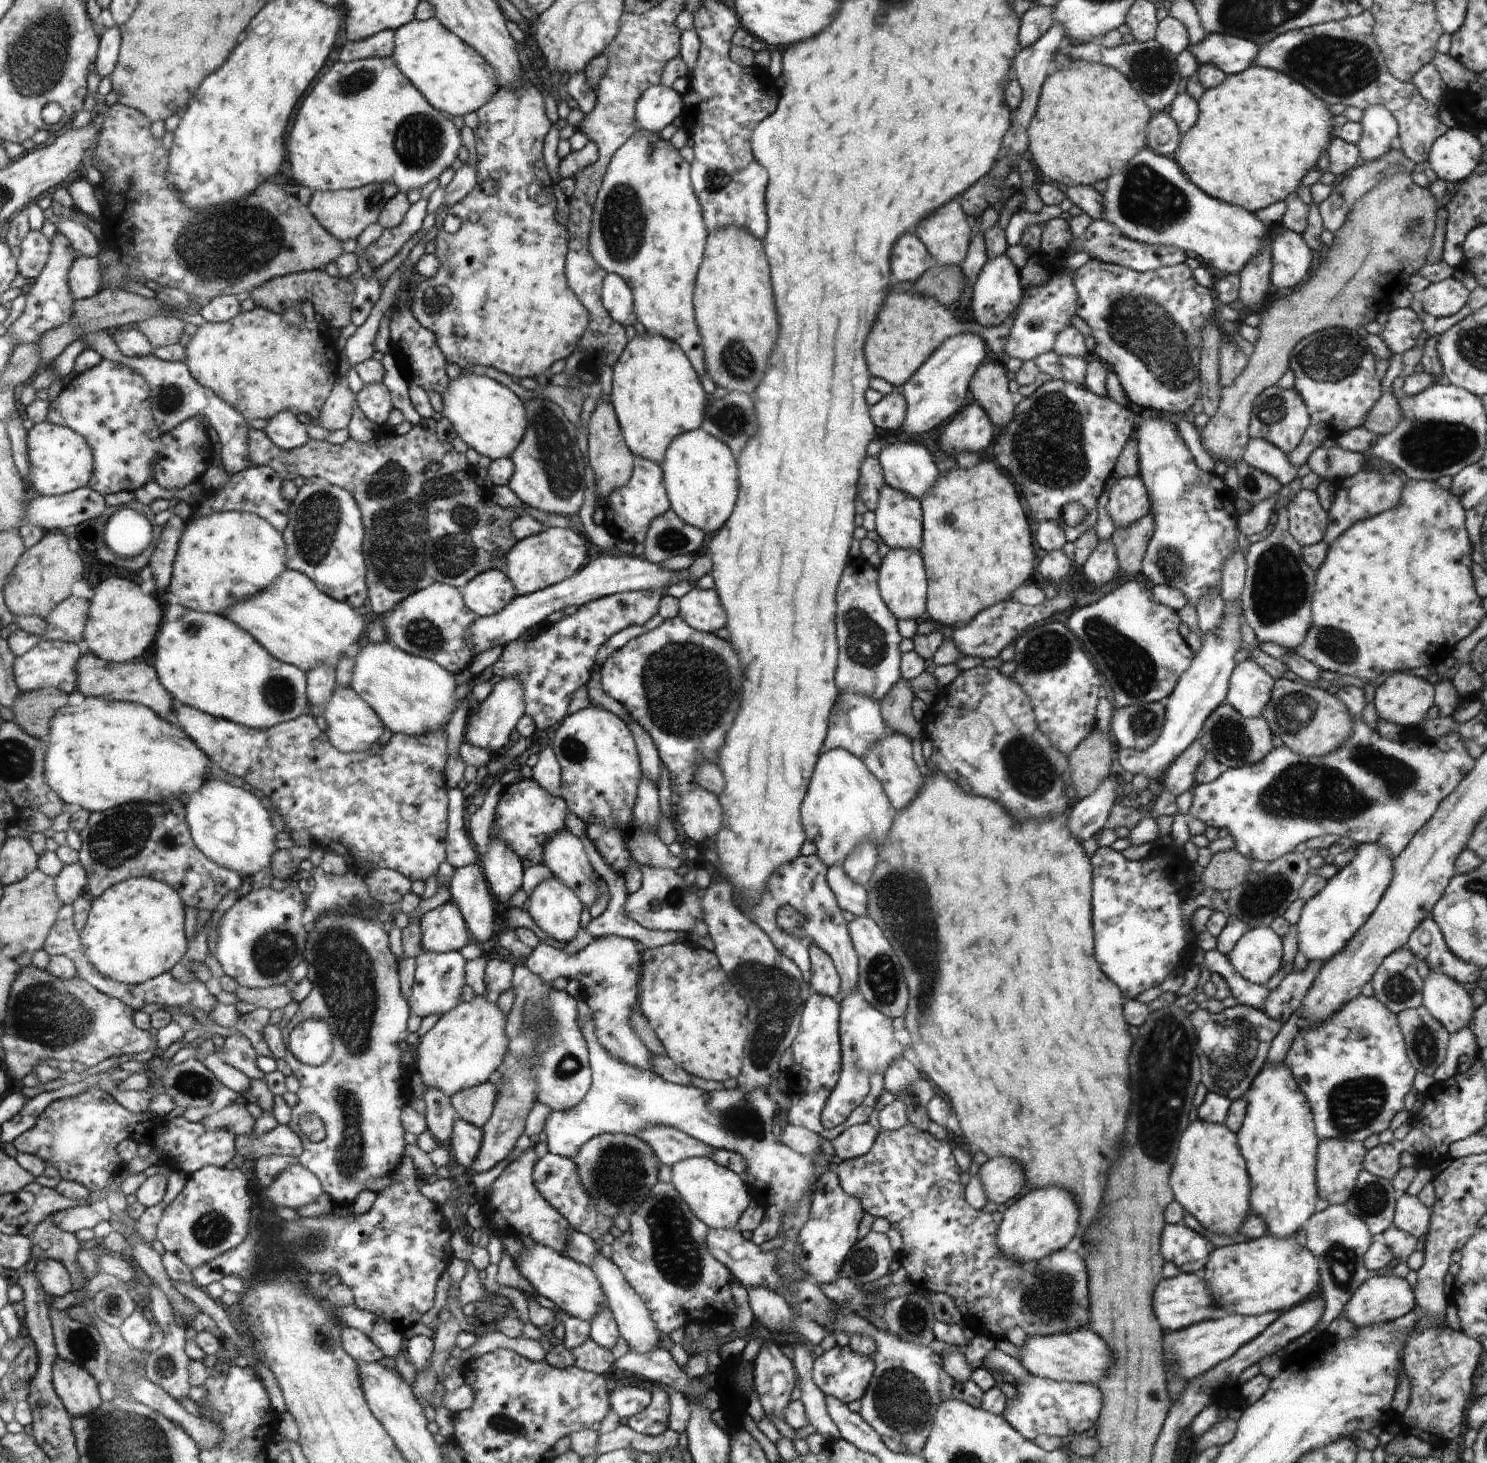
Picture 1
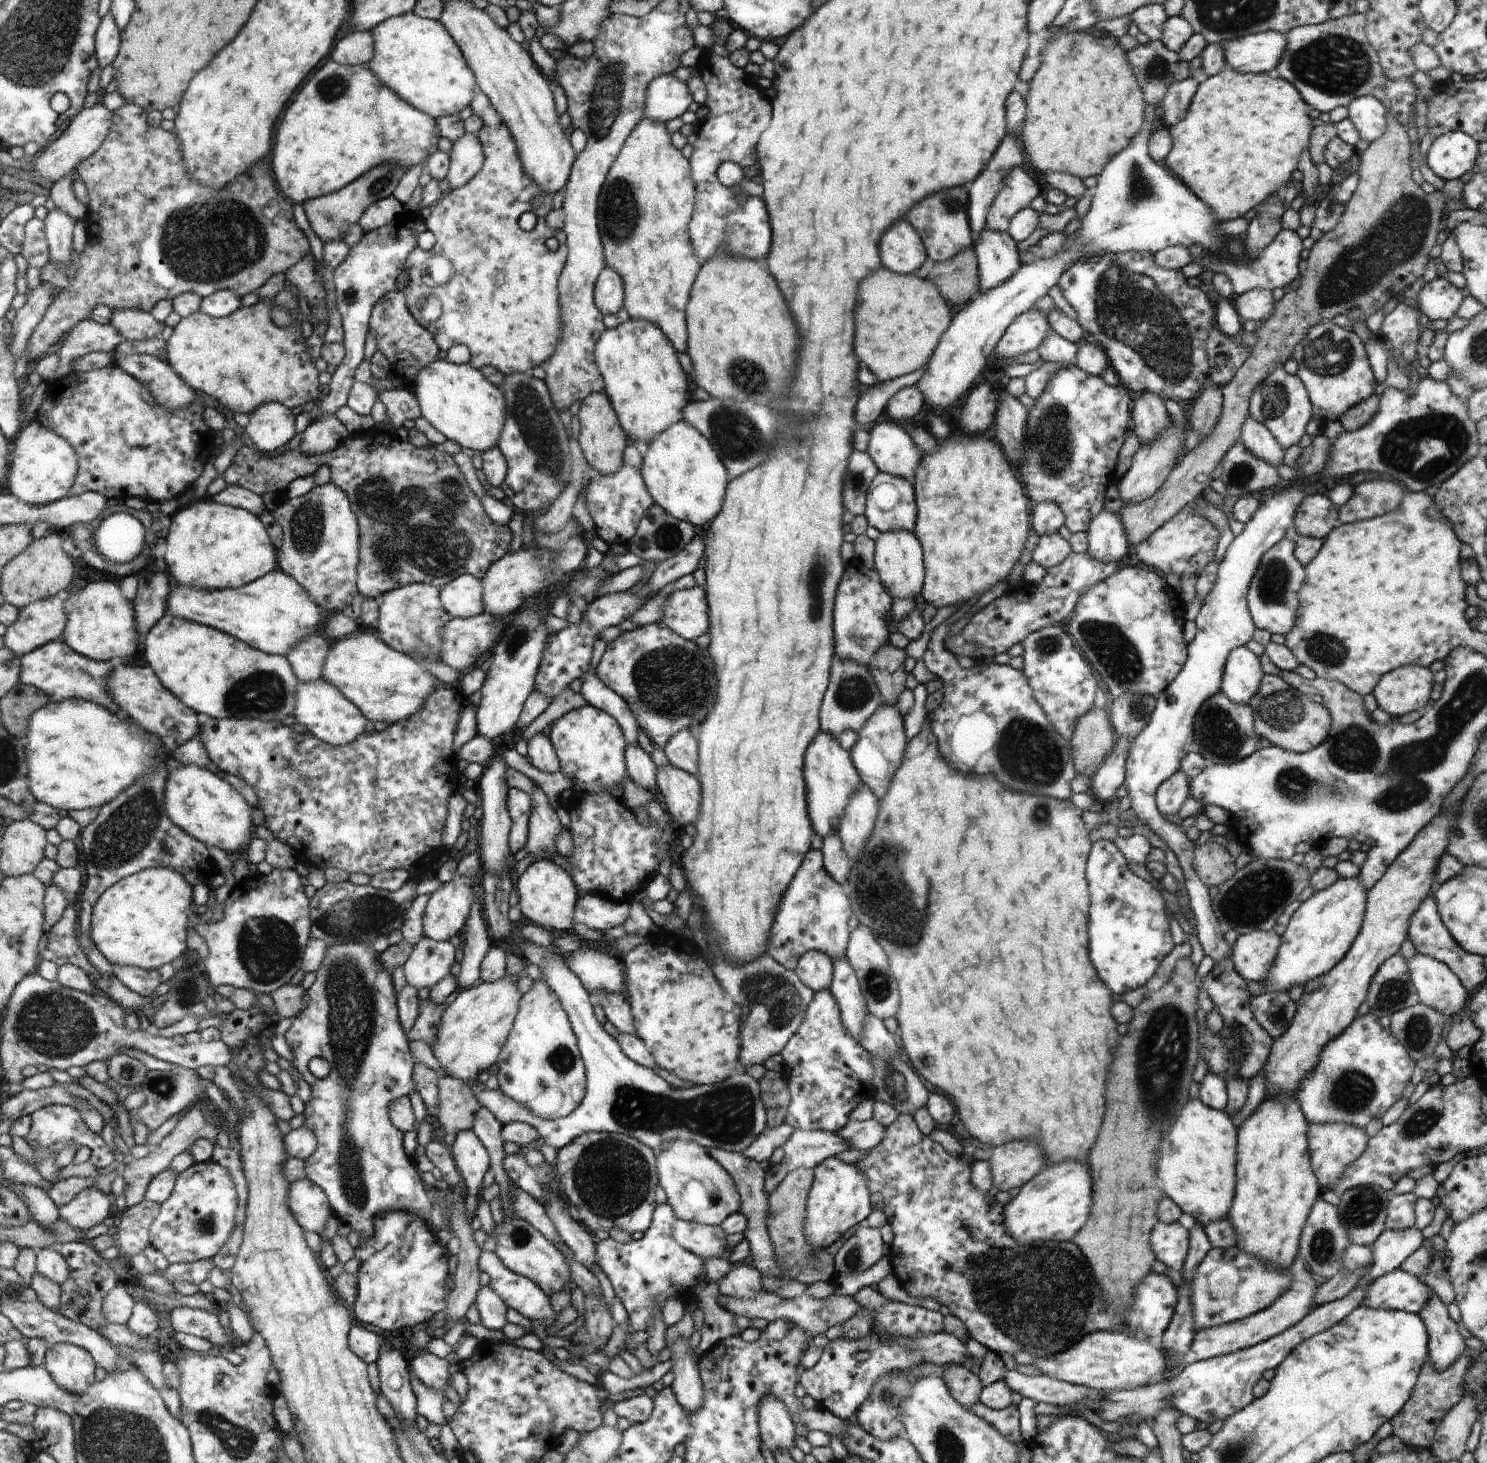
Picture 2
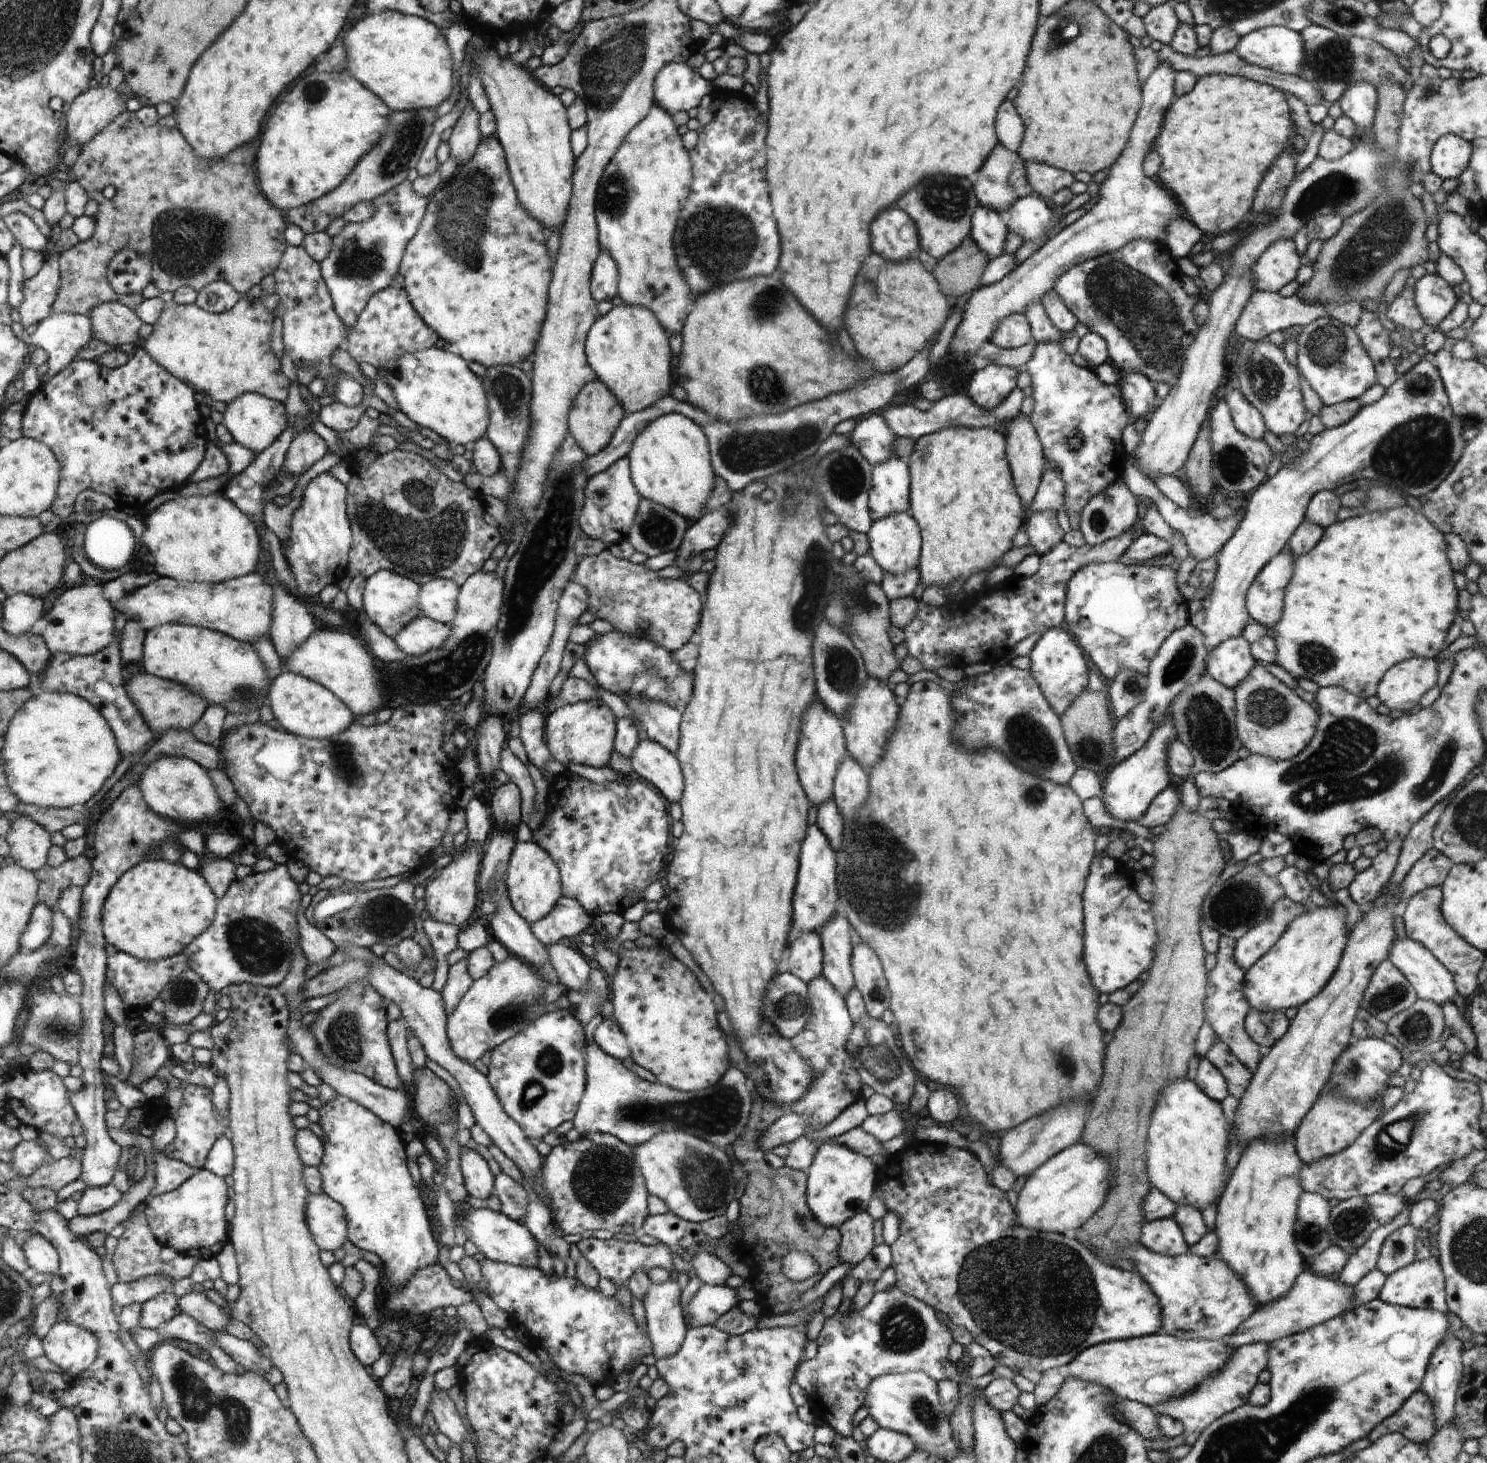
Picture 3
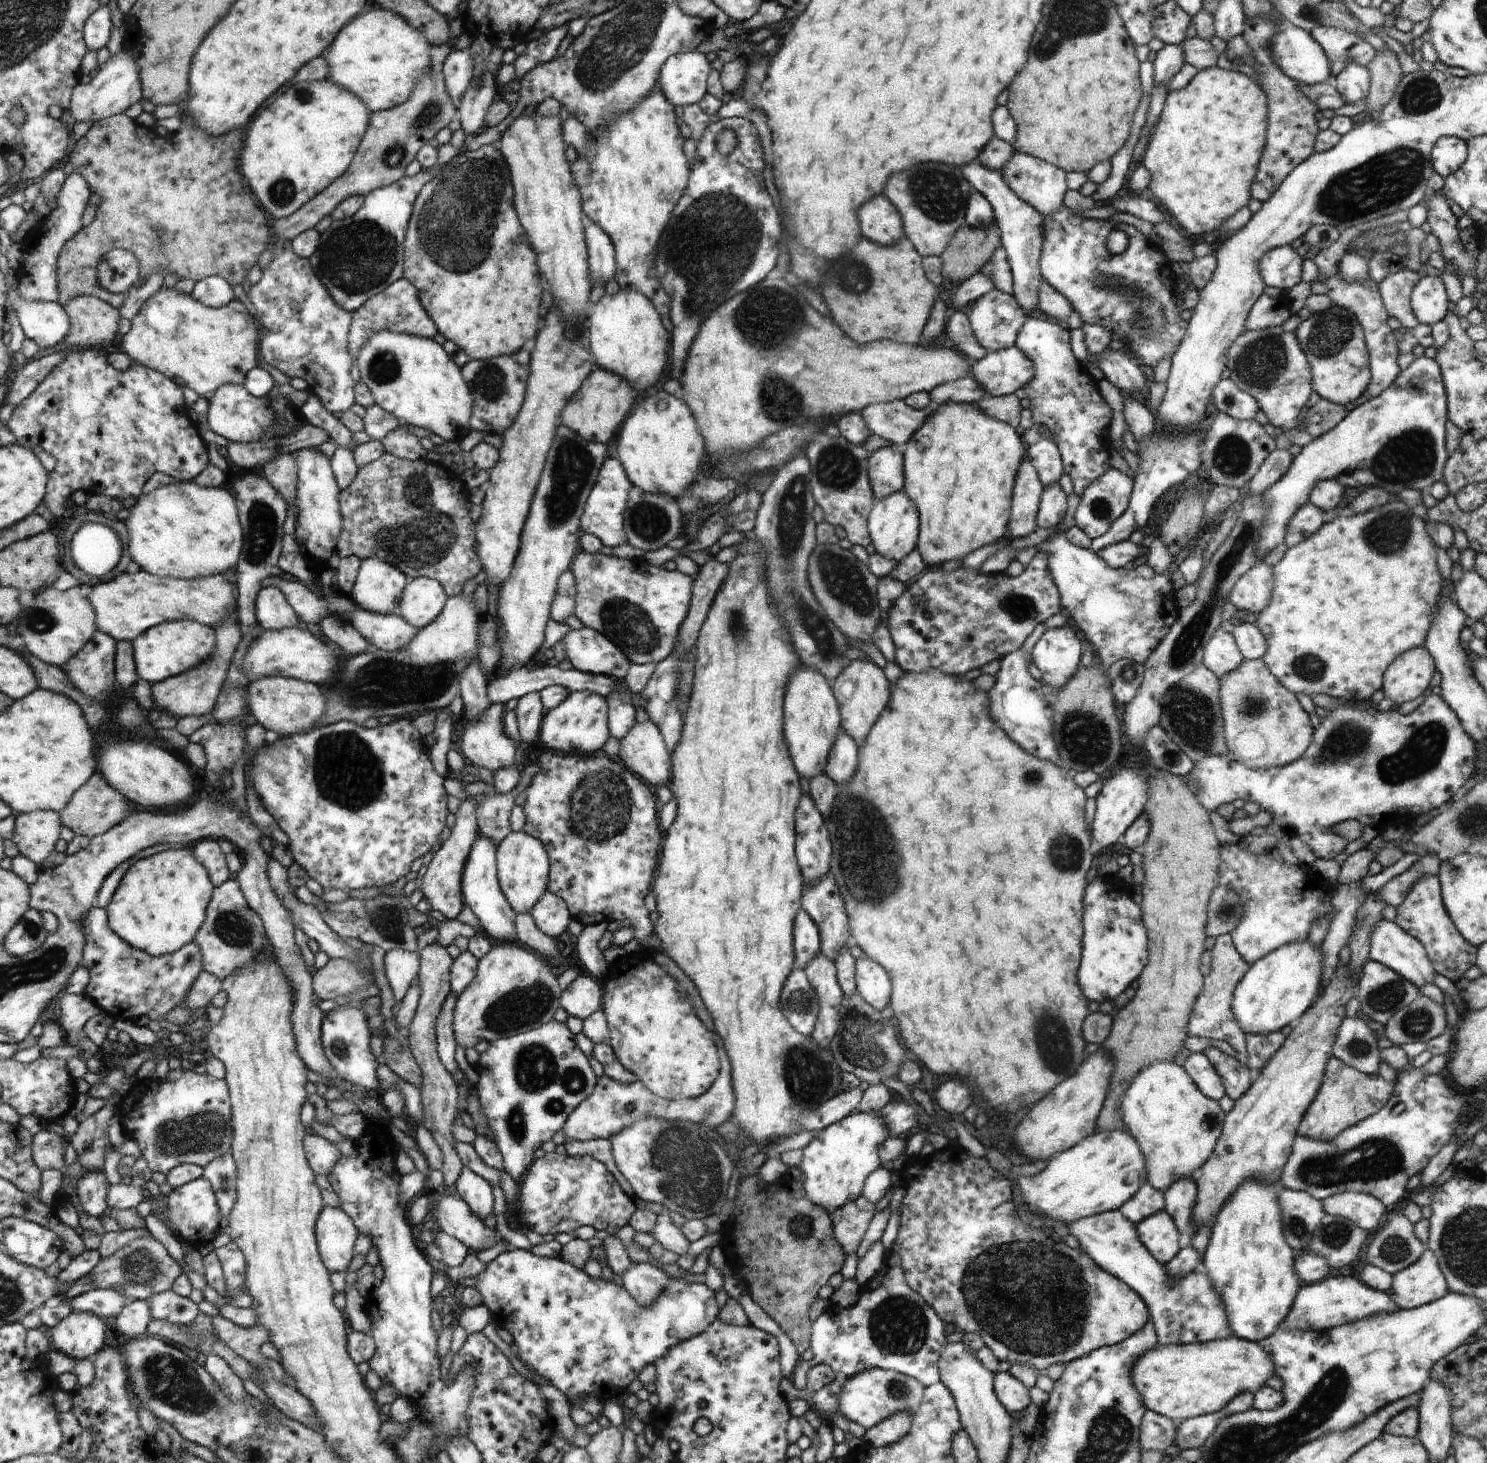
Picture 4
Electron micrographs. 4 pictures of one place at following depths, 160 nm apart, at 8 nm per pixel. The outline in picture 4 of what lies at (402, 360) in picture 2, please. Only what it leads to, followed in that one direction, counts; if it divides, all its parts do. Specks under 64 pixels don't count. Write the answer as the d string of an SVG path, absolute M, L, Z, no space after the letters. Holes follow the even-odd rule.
M404 278L390 284L384 291L374 295L364 306L351 313L351 327L349 330L348 352L356 360L362 346L363 334L373 335L382 331L394 331L429 339L436 336L435 322L428 316L420 302L418 292L413 283Z

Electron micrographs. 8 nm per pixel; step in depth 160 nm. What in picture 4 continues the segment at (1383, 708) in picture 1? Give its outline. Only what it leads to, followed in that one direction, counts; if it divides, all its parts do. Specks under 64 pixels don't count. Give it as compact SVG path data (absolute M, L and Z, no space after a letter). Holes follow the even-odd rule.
M1426 647L1410 649L1388 665L1381 689L1393 704L1401 705L1422 695L1434 672L1435 662Z

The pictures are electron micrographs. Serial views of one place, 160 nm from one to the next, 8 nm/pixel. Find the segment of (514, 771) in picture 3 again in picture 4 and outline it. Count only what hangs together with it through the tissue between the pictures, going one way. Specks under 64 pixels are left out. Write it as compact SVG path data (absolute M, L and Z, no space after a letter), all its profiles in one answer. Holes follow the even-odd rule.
M492 703L489 710L476 722L462 720L460 745L466 763L492 771L515 768L518 750L502 727L504 710L505 703Z

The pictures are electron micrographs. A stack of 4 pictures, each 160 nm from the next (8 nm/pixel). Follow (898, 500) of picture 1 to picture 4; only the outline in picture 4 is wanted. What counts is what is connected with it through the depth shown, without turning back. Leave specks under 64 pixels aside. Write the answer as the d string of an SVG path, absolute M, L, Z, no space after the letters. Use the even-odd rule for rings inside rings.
M884 447L870 454L869 481L873 495L882 500L904 491L905 469L902 447Z

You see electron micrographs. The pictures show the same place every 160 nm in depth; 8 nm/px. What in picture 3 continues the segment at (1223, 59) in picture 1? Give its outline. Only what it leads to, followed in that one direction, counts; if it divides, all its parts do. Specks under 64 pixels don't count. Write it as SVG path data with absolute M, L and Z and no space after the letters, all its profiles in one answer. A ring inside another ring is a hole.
M1282 25L1262 27L1241 36L1234 52L1248 64L1289 75L1296 75L1303 63L1300 33Z

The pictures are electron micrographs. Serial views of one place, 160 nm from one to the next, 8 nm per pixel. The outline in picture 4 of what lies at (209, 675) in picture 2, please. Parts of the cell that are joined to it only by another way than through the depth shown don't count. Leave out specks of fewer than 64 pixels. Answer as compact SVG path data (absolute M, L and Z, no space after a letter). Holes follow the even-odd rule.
M184 619L157 624L133 643L140 677L151 683L166 680L198 667L213 656L217 646L214 628Z

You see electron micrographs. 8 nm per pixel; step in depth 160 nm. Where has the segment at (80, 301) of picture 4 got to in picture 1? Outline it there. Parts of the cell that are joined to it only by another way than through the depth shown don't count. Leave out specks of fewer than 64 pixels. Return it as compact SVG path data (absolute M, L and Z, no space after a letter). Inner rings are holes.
M174 315L169 317L157 316L142 321L136 326L144 334L147 334L155 347L165 347L179 342L180 336L184 333L186 322Z

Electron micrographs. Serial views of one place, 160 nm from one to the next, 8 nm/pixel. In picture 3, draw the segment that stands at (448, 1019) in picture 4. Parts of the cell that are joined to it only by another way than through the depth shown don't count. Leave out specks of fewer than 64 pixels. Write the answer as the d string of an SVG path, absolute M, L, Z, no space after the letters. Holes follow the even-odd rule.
M466 958L449 966L447 981L441 992L447 1016L451 1013L451 1010L458 1004L458 1002L460 1002L460 999L466 994L466 991L470 988L470 985L473 982L474 980L470 976L467 967Z

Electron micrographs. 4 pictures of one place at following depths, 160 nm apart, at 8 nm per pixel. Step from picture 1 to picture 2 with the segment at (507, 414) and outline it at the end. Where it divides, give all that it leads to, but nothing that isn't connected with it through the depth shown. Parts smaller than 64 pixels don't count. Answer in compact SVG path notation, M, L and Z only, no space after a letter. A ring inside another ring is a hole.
M444 358L422 368L413 385L416 388L414 396L416 396L422 418L443 434L446 440L456 442L461 447L472 449L478 453L490 450L498 444L502 428L505 427L506 400L504 400L500 388L490 384L482 376L480 369L473 368L470 364L451 364Z

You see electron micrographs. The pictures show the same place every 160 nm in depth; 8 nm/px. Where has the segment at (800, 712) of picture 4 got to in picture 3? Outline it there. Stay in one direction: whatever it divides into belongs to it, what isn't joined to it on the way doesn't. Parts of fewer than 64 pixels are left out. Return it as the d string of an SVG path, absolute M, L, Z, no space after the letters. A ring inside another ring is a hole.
M817 700L814 708L808 708L808 712L804 714L798 748L798 778L804 786L808 802L816 808L822 807L833 798L834 780L847 754L848 746L845 744L841 721Z

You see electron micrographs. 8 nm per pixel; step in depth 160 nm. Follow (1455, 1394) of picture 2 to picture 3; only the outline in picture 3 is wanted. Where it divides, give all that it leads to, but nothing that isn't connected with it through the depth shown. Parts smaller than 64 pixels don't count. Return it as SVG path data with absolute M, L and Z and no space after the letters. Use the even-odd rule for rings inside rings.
M1417 1390L1388 1419L1383 1420L1368 1436L1375 1441L1388 1433L1400 1433L1413 1443L1427 1443L1437 1431L1434 1405L1430 1397Z

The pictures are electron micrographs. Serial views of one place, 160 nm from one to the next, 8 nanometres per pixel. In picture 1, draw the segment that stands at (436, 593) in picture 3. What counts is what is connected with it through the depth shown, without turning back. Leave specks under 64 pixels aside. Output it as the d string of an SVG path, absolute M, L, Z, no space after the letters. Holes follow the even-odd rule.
M505 570L480 574L464 588L463 599L481 618L496 615L517 598L517 588Z

